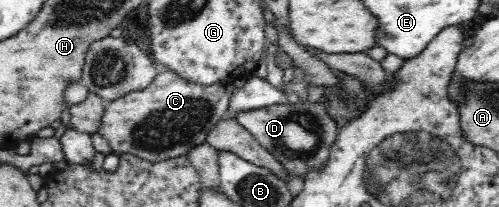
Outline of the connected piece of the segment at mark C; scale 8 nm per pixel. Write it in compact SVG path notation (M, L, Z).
M168 69L158 73L149 87L108 103L98 133L117 155L132 154L147 161L186 156L191 149L206 142L211 129L227 117L235 88L231 81L213 85L193 83Z

